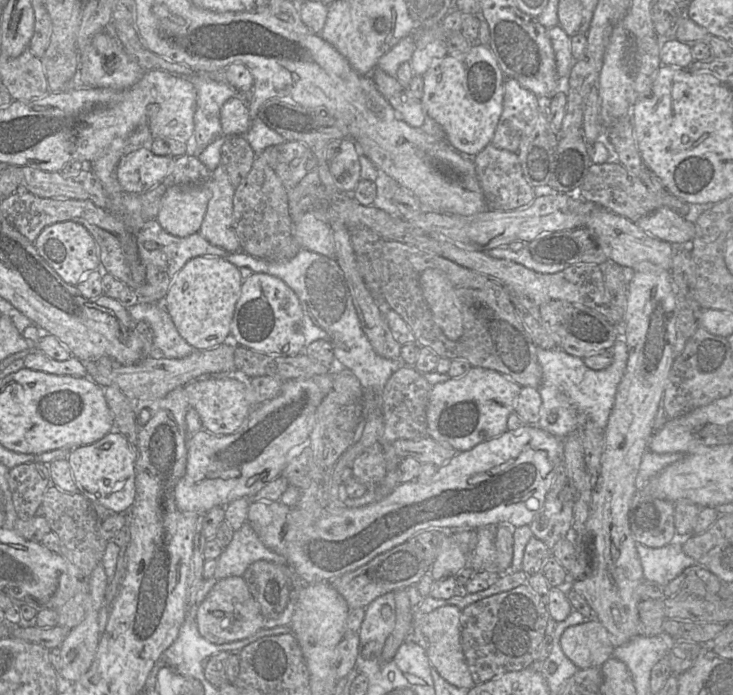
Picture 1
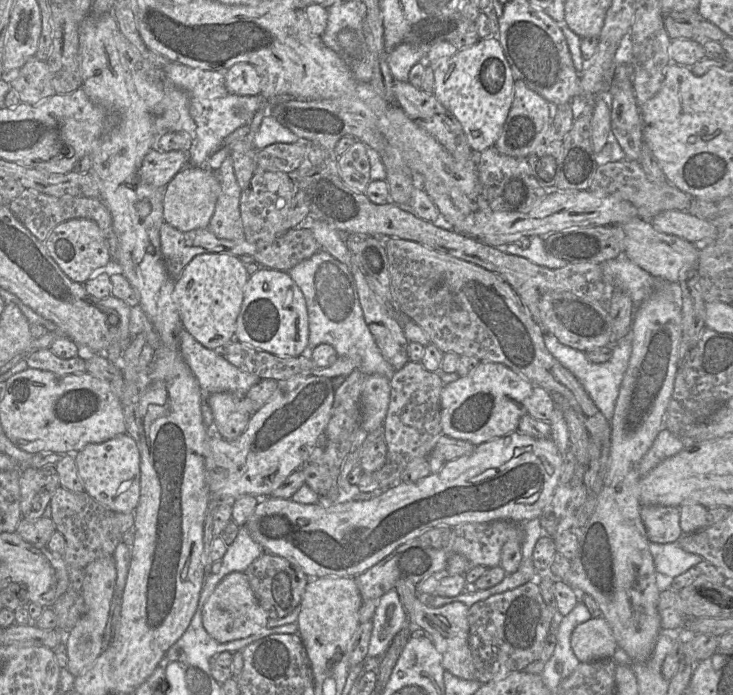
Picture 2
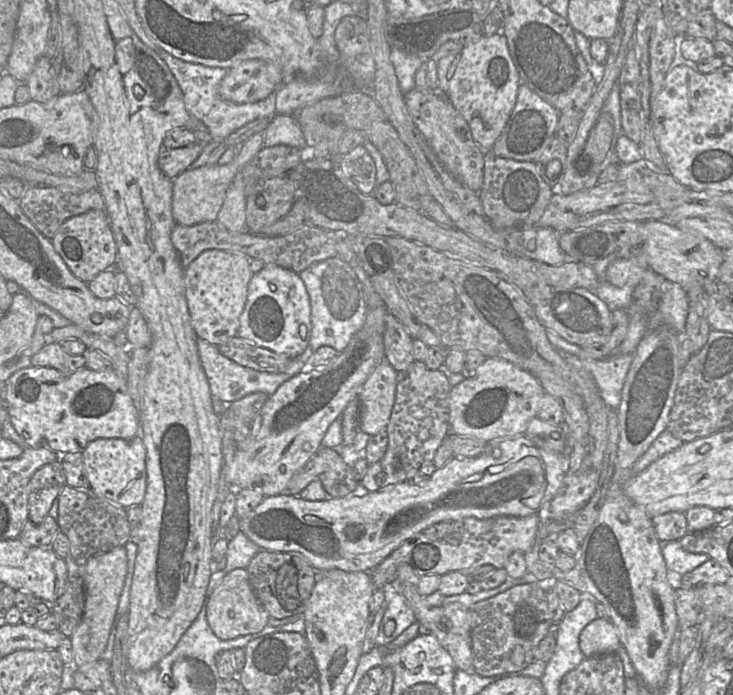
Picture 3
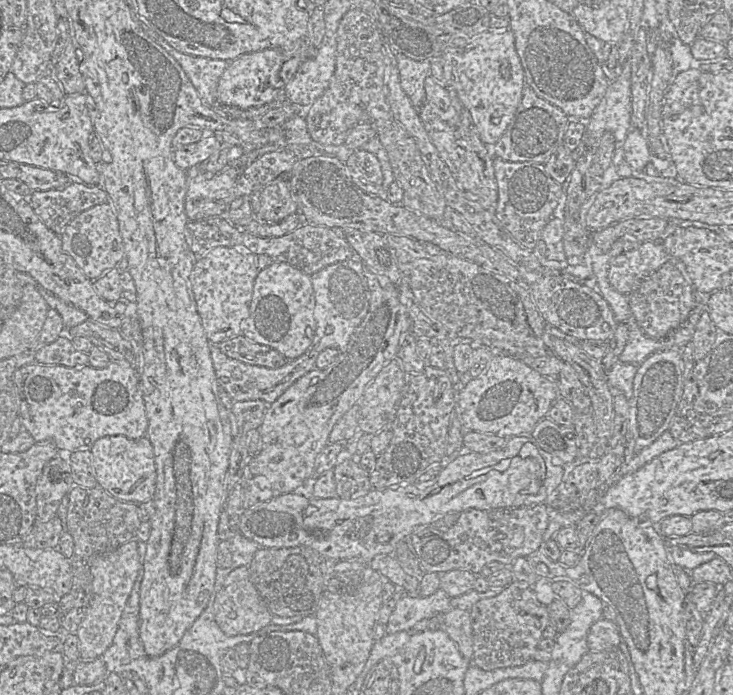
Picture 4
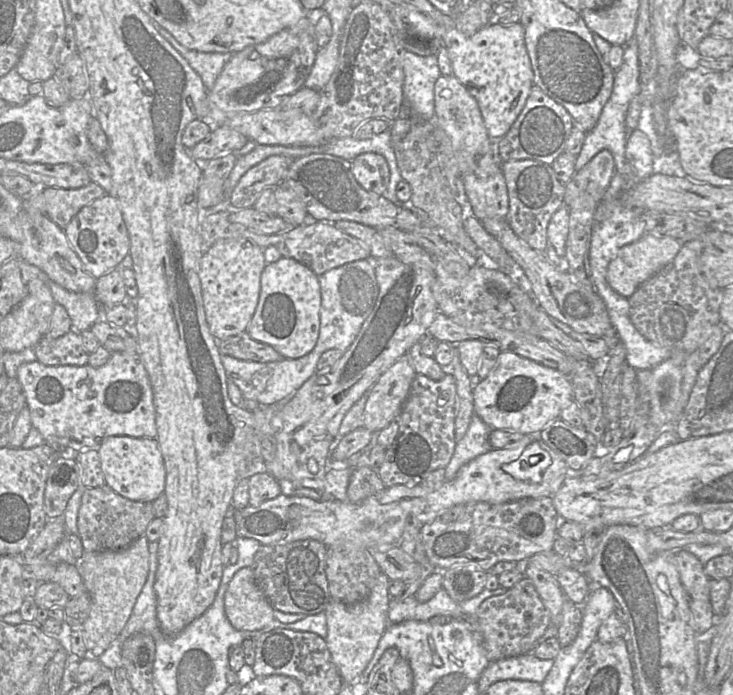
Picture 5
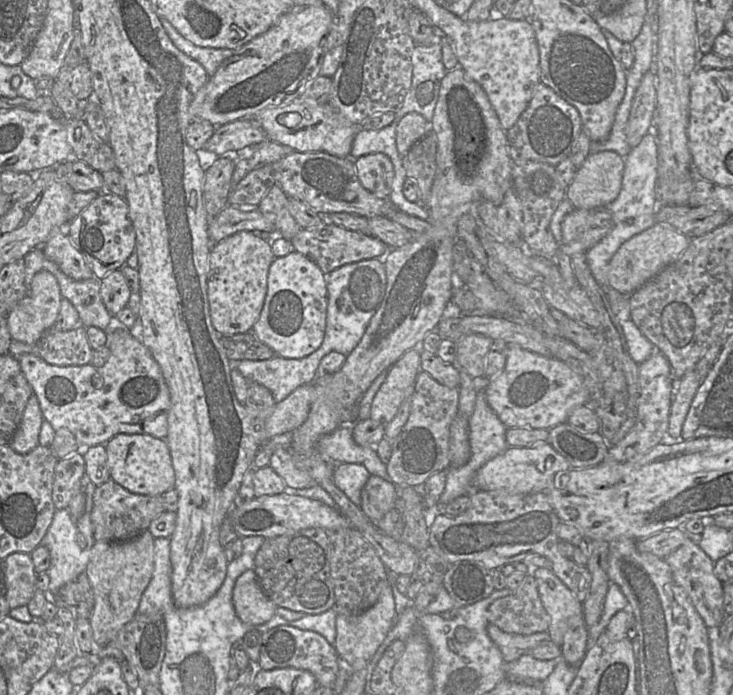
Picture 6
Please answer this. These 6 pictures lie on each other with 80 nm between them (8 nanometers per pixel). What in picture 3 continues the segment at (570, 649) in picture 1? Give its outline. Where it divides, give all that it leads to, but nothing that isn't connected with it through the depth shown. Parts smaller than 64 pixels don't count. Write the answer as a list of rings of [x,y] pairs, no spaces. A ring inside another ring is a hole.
[[[597,618],[582,630],[579,637],[579,646],[583,655],[588,658],[617,652],[620,641],[612,623],[609,620]]]

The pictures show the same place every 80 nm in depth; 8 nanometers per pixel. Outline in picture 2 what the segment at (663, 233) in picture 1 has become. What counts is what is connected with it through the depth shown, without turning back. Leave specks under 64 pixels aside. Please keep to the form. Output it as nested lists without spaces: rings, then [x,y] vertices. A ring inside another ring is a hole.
[[[663,211],[651,220],[651,224],[657,231],[678,236],[698,248],[711,243],[717,236],[717,229],[710,221],[687,211]]]

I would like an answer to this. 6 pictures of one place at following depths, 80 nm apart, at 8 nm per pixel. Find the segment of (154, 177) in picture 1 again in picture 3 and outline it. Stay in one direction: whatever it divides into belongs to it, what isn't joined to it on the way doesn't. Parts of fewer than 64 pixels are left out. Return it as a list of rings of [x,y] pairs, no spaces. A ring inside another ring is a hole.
[[[193,143],[185,147],[163,148],[158,157],[158,166],[165,176],[174,179],[189,169],[202,153],[205,143]]]

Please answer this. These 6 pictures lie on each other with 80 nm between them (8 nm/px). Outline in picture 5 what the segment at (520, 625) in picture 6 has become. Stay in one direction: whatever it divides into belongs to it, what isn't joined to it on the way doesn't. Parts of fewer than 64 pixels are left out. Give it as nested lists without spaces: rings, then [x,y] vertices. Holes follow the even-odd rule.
[[[526,577],[504,594],[484,600],[476,611],[480,626],[481,646],[489,662],[533,653],[538,639],[552,625],[548,610],[533,583]]]

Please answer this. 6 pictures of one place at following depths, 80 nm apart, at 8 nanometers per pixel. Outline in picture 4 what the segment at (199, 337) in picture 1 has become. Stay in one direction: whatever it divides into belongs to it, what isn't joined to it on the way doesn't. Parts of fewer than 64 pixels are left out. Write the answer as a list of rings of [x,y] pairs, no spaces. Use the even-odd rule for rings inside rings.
[[[217,246],[205,253],[190,274],[190,285],[205,334],[212,344],[240,335],[242,323],[248,317],[255,279],[259,273],[257,255],[247,249]]]

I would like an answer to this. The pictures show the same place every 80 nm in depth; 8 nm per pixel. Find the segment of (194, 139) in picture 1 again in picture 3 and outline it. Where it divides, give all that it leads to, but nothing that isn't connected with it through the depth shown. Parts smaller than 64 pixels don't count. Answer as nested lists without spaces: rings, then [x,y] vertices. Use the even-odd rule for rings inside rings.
[[[156,47],[156,51],[165,61],[179,84],[186,109],[202,123],[208,133],[208,142],[204,144],[202,153],[190,166],[191,169],[207,165],[208,158],[215,149],[217,142],[220,142],[238,128],[253,120],[273,117],[276,114],[276,95],[274,92],[265,99],[253,103],[239,104],[224,100],[219,95],[219,85],[228,69],[185,62],[172,56],[160,47]]]

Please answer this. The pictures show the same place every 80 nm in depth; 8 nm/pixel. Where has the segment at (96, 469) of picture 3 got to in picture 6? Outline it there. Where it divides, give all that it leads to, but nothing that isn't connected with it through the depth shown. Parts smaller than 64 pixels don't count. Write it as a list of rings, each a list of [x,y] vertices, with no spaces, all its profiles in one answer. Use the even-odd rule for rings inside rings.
[[[118,434],[105,444],[110,480],[131,493],[160,496],[174,489],[175,472],[165,439],[148,434]]]

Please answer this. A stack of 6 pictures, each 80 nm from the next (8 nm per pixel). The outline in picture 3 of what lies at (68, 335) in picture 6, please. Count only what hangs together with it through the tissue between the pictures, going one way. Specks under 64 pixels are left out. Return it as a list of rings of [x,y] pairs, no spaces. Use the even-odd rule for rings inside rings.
[[[60,343],[46,344],[30,359],[33,367],[50,367],[65,375],[85,367],[85,359],[82,355],[69,355],[61,347]]]

